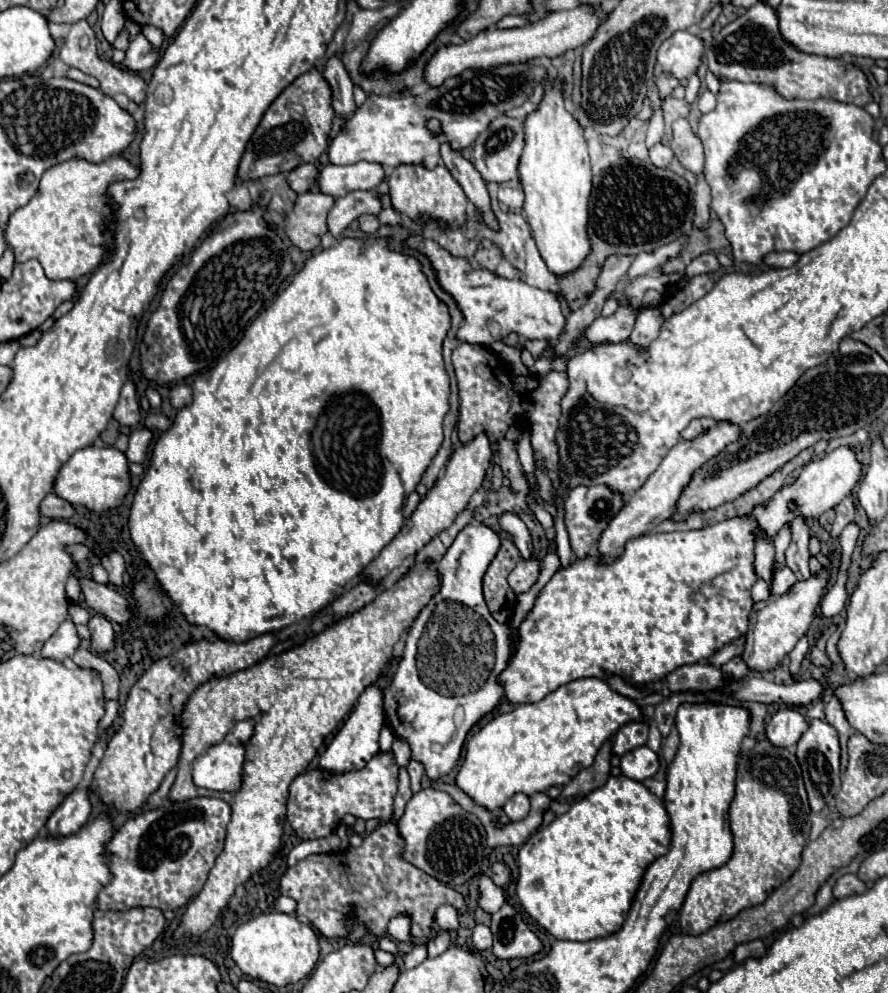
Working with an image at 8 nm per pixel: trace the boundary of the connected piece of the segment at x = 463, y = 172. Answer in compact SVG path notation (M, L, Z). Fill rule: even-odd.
M444 144L444 148L440 152L442 152L444 166L450 170L454 180L462 186L468 200L476 206L476 210L482 216L482 222L488 228L498 230L498 220L496 220L496 216L490 208L490 196L488 196L488 190L486 190L486 182L482 180L482 176L474 168L474 164L464 160L464 156L460 152L452 152L452 148L448 148L448 144Z

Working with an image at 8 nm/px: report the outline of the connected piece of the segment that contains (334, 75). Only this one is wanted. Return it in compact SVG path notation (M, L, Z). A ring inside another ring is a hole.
M332 56L326 64L324 70L324 78L332 88L332 108L338 116L342 116L344 120L352 118L356 104L354 104L354 96L352 96L352 80L342 64L342 60L338 56Z

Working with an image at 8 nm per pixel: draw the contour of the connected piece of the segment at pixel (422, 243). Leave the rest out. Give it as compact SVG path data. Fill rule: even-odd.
M410 234L410 236L404 240L404 248L412 248L412 250L422 252L422 254L430 260L430 264L432 264L432 268L434 268L434 272L436 272L436 280L438 280L440 288L442 288L444 292L448 292L448 294L456 300L456 306L458 306L458 310L460 310L462 316L464 316L464 322L460 324L460 328L458 328L458 332L456 332L456 338L458 338L460 342L490 346L492 342L496 342L496 340L508 336L510 332L516 332L516 334L520 334L520 336L526 338L526 340L548 340L550 344L554 344L554 342L558 340L558 336L560 336L560 332L562 332L562 328L564 328L564 314L562 314L562 310L560 310L560 300L558 300L558 296L556 296L554 292L528 286L524 280L500 278L498 274L494 274L494 272L490 272L490 270L486 270L486 268L480 268L480 266L472 264L468 258L456 258L456 256L452 256L452 254L450 254L448 250L444 250L438 242L428 240L428 238L422 238L422 236ZM490 320L494 320L494 322L500 326L500 338L494 338L494 336L490 334L490 330L488 330L488 322L490 322Z

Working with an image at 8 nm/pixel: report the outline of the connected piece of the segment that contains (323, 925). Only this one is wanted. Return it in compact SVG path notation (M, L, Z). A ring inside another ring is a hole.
M382 822L374 832L364 836L358 848L344 852L310 854L296 866L286 868L280 878L280 894L296 900L296 916L306 916L314 928L326 938L344 938L348 934L346 920L364 924L374 936L388 934L392 916L410 918L410 936L418 942L426 940L432 932L434 912L442 904L454 906L460 914L466 912L466 902L460 892L438 882L436 878L420 872L400 856L402 840L394 822Z

